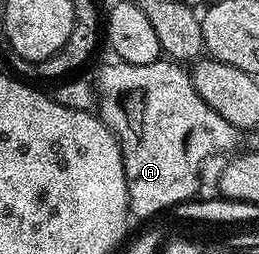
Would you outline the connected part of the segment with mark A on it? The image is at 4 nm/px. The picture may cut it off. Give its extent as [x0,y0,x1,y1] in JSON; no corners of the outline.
[95,60,239,219]

